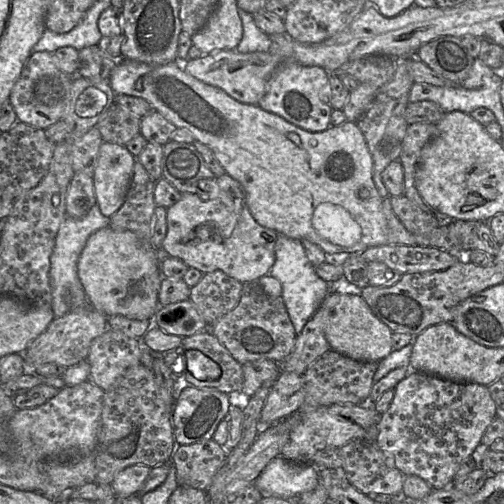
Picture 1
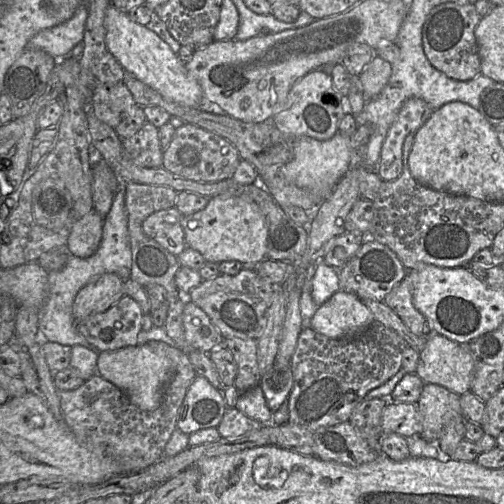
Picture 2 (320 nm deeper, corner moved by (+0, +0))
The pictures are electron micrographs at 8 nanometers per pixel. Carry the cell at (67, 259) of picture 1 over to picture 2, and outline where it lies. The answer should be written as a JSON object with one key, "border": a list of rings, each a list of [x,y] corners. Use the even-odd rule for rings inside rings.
{"border":[[[119,186],[114,194],[111,209],[104,218],[101,242],[96,252],[88,258],[69,255],[66,265],[61,270],[49,272],[47,301],[38,311],[39,339],[70,347],[82,345],[96,350],[76,328],[73,316],[75,297],[81,288],[105,273],[114,273],[122,280],[127,280],[130,277],[131,267],[132,254],[127,225],[125,191],[123,187]]]}

